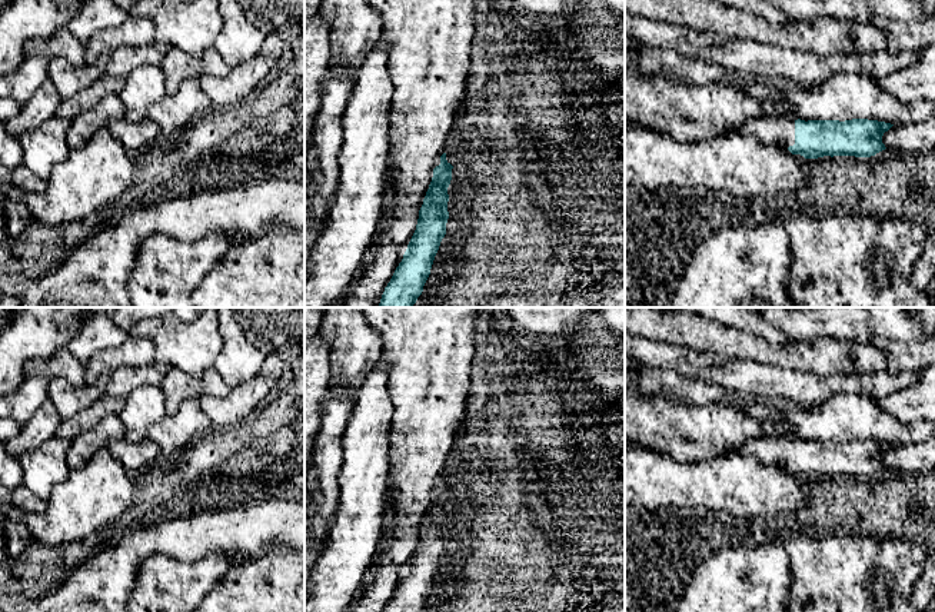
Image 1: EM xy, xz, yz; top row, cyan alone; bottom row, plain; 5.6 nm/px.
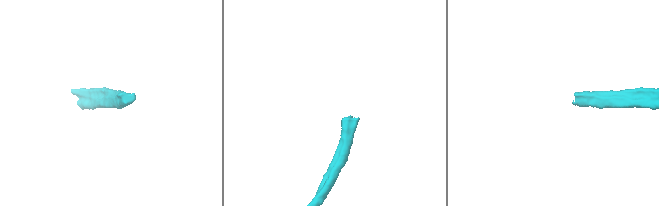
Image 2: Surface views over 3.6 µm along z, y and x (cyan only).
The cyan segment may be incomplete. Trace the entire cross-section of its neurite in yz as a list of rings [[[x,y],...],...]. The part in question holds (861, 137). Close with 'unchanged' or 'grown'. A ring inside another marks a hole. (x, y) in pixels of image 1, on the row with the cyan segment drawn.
[[[759,117],[741,124],[736,132],[755,136],[762,144],[781,144],[805,159],[823,156],[871,157],[885,150],[882,136],[894,124],[868,120],[792,120]]]; grown

